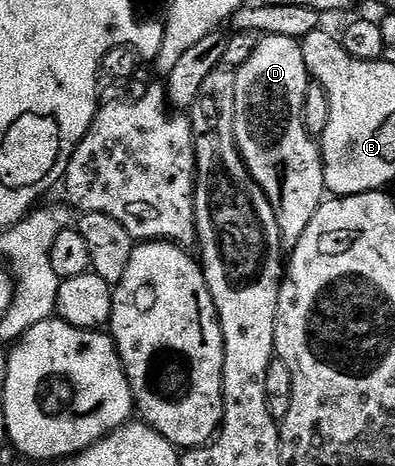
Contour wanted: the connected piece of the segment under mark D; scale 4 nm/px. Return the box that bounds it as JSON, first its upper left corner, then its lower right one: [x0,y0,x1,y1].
[235,35,326,249]

